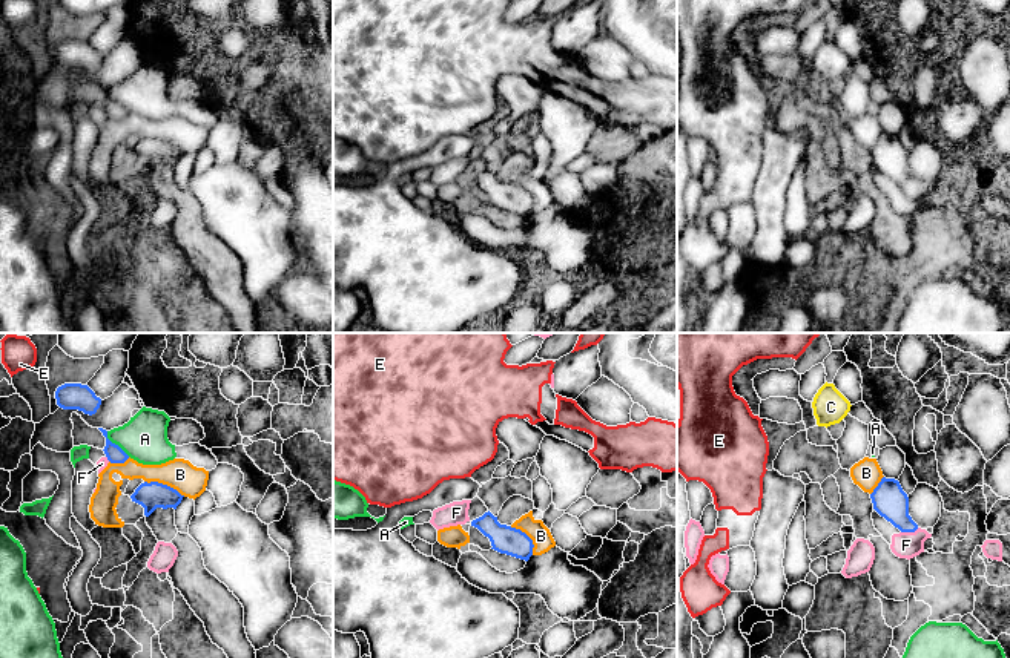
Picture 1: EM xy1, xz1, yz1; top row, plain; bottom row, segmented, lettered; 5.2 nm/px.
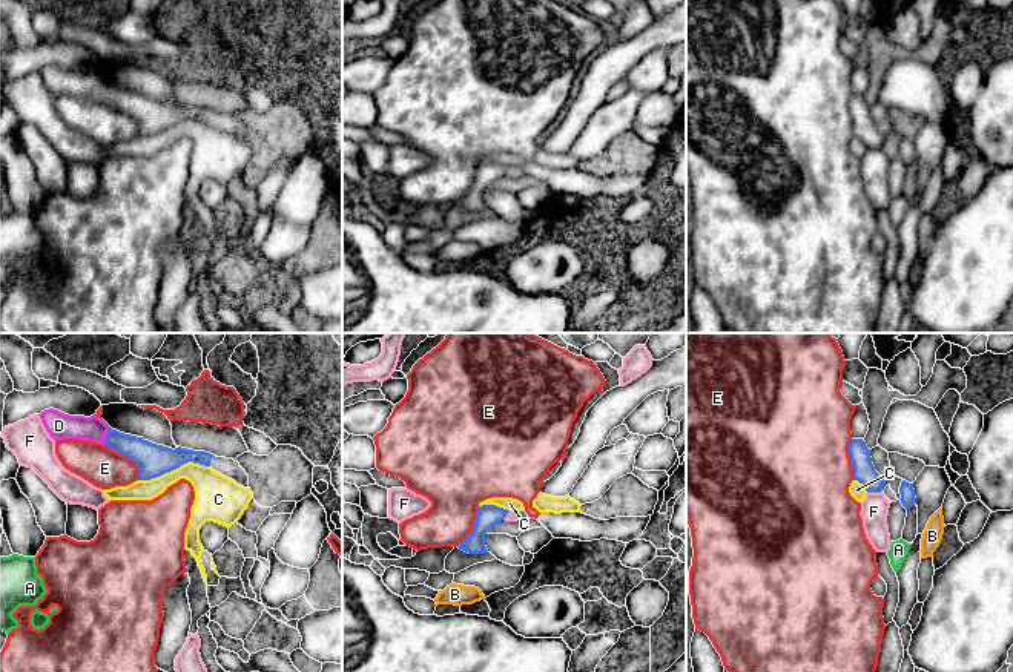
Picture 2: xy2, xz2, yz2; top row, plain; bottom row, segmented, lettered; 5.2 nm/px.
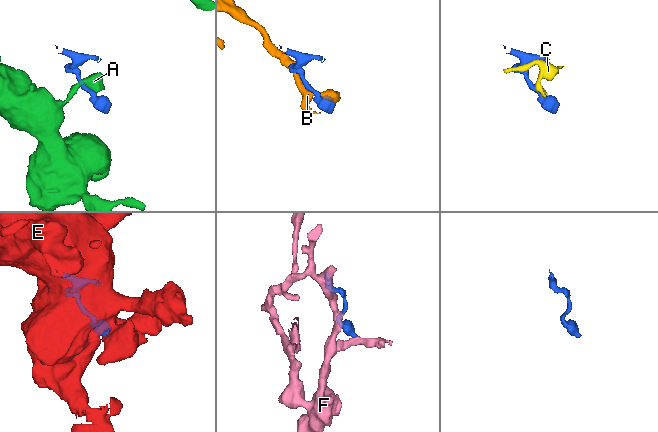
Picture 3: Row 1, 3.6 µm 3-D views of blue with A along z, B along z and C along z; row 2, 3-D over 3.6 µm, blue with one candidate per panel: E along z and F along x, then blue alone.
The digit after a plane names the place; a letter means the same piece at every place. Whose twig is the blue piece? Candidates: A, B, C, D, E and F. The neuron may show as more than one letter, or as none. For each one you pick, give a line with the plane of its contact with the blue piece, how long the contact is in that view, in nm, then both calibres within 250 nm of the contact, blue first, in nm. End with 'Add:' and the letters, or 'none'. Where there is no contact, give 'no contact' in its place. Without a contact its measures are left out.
D: xy2 | 90 nm | 150/140 nm
Add: D

